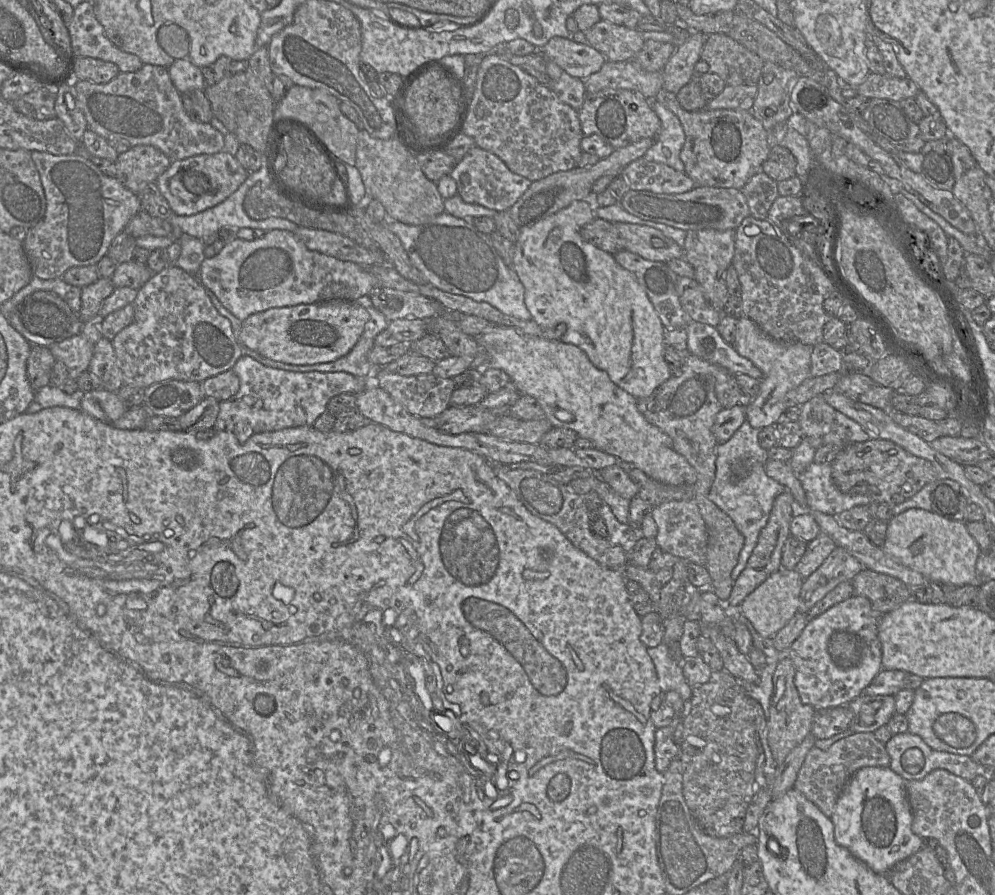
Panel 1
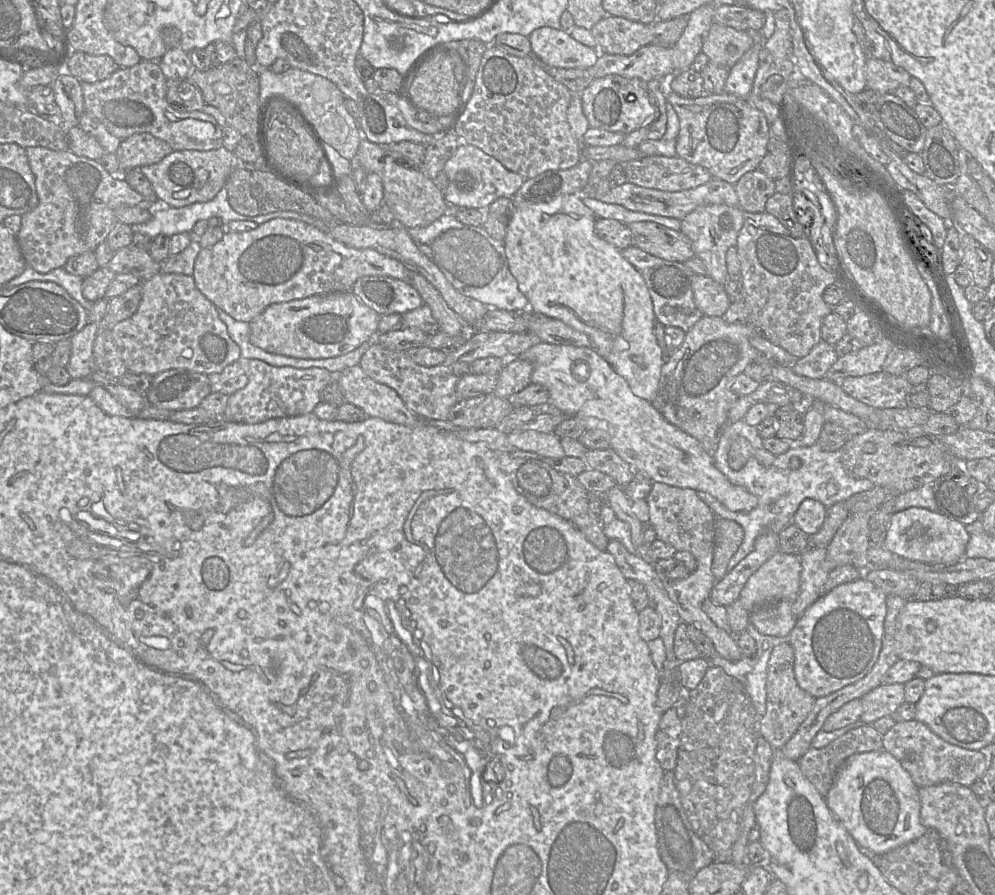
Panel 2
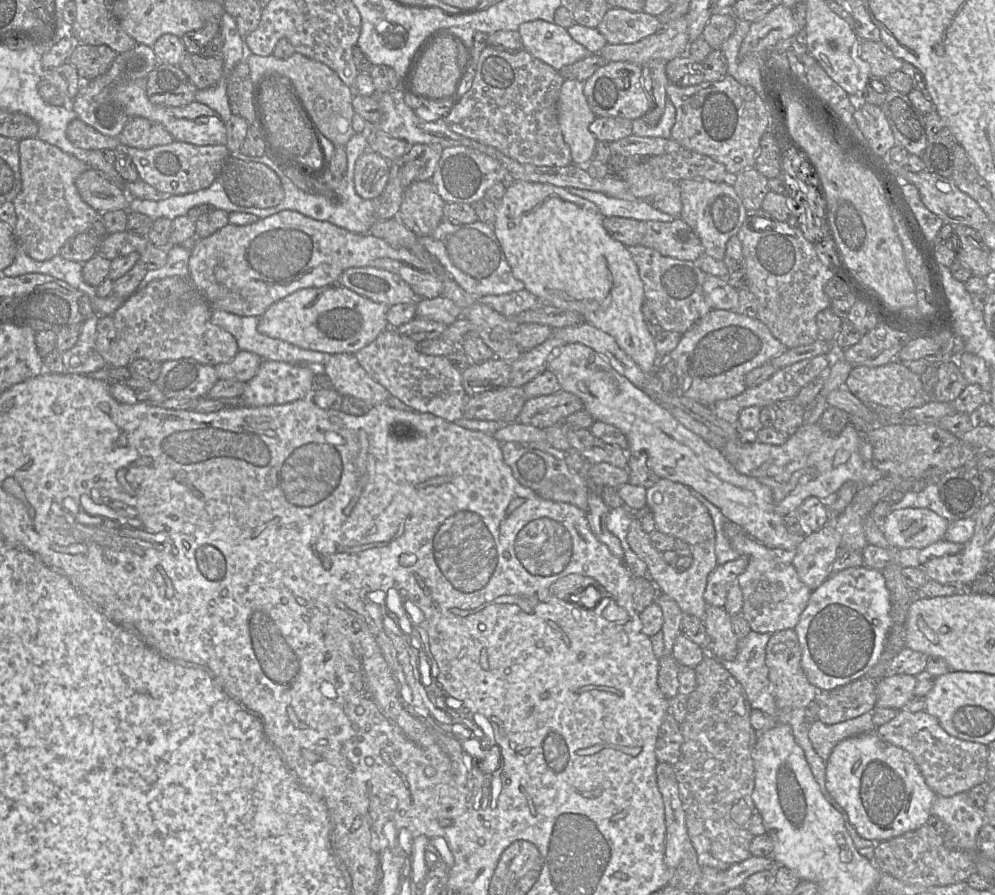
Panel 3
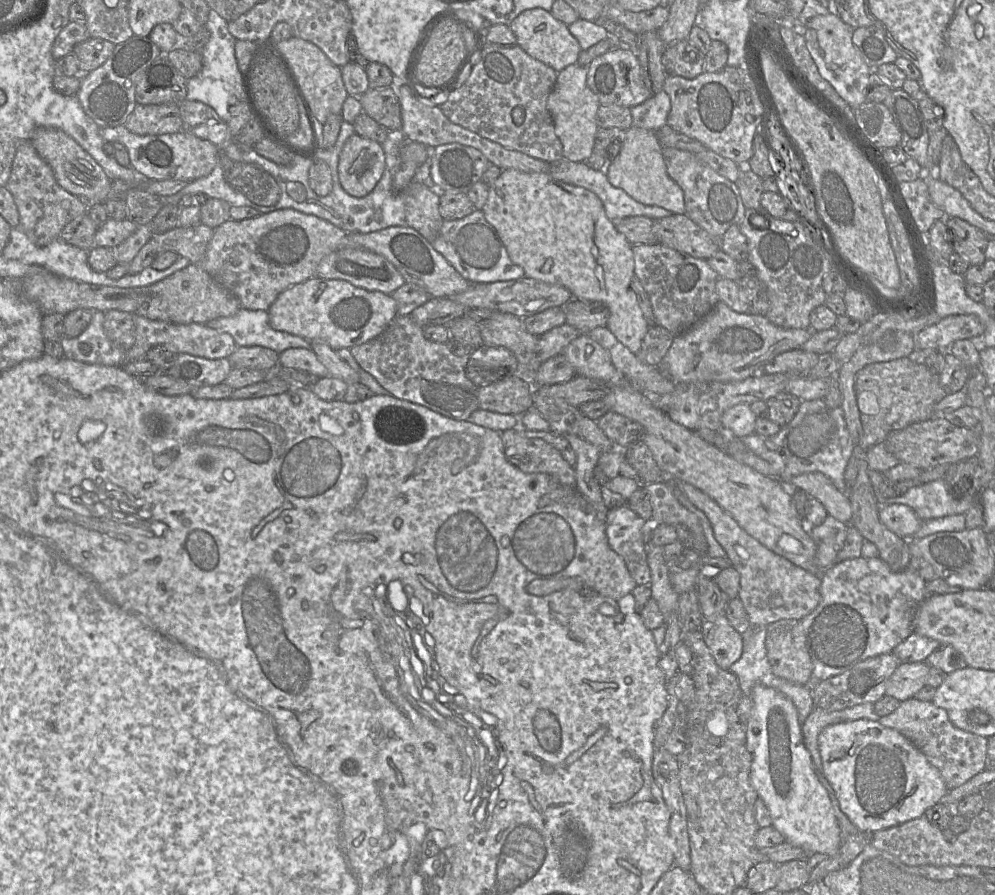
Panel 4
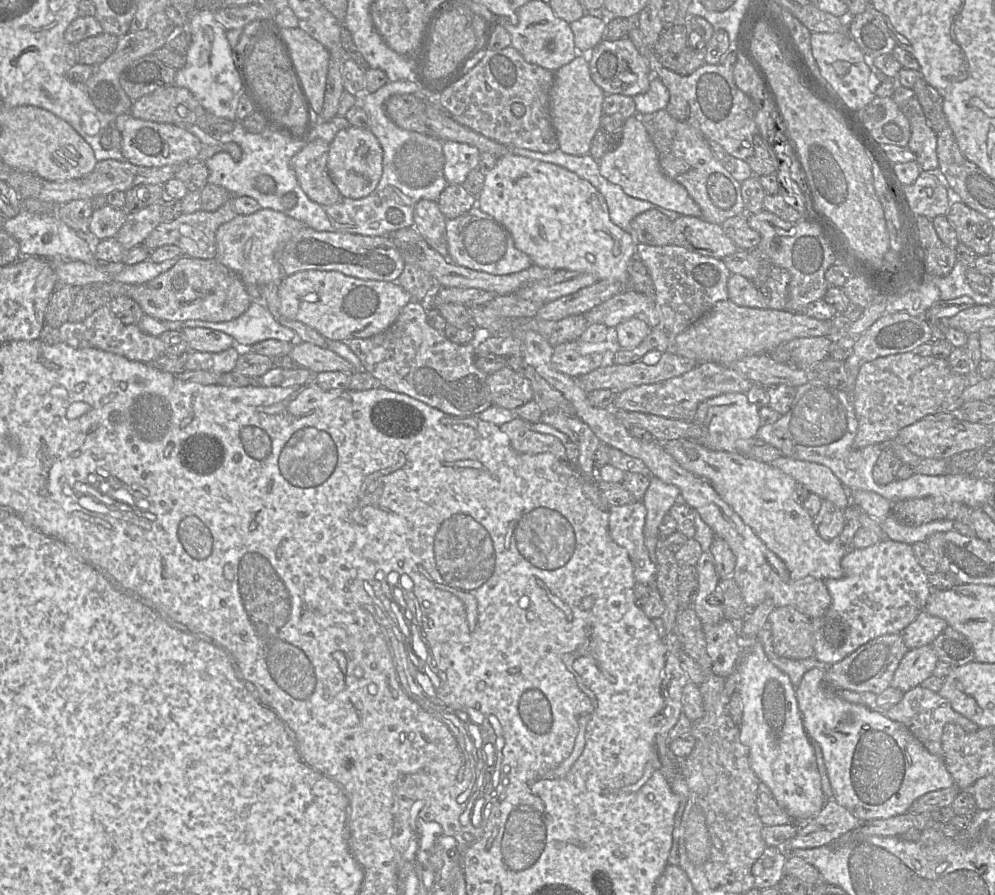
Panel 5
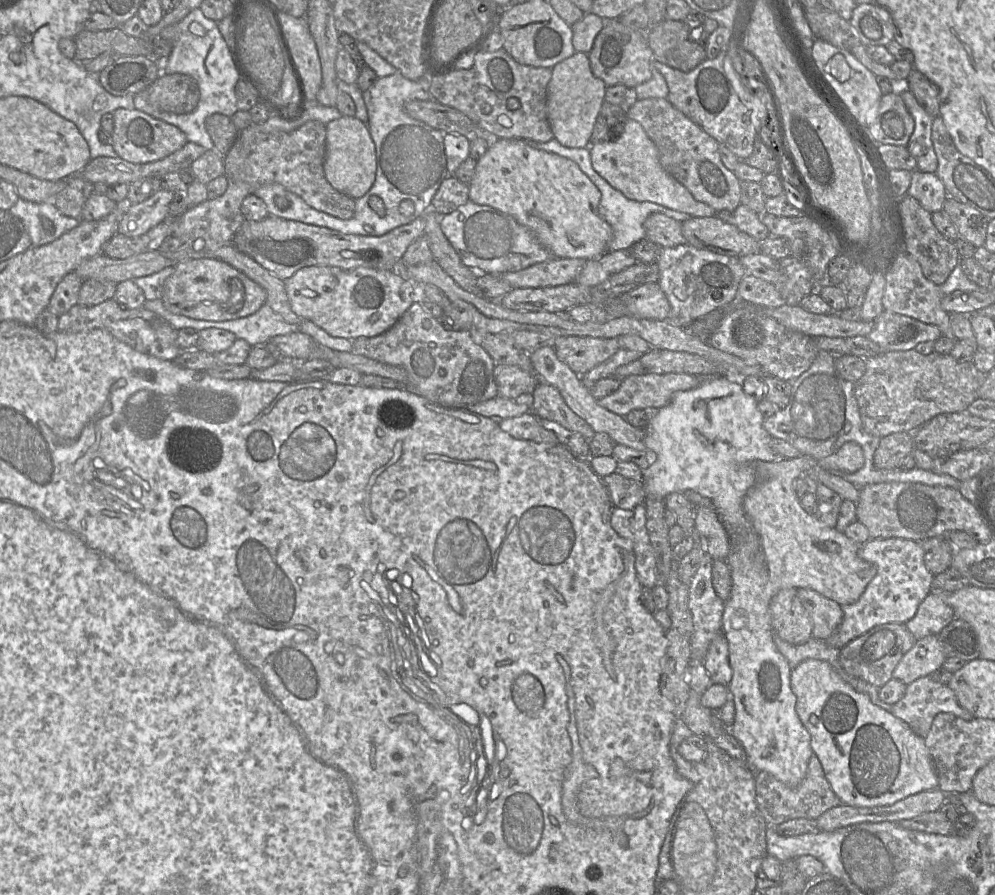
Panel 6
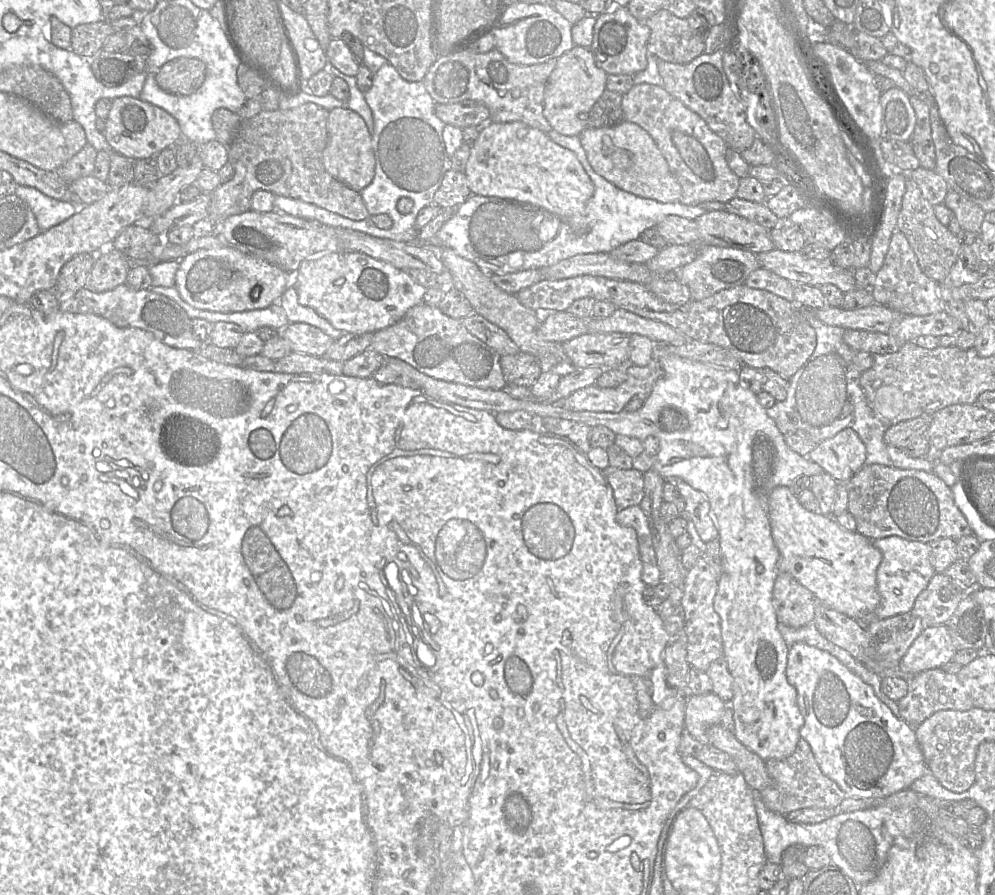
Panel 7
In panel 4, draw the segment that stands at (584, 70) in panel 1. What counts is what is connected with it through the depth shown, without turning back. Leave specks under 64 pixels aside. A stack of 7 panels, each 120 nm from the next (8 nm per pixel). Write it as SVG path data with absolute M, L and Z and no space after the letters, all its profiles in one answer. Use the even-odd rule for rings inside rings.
M542 8L525 10L509 25L516 37L516 45L530 57L549 66L557 73L569 65L576 64L582 51L579 42L570 33L568 26Z

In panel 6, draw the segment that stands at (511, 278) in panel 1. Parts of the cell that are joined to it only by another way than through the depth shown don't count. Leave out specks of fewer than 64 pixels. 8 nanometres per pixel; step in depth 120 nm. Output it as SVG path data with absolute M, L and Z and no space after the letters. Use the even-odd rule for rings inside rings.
M471 200L453 212L441 216L440 225L463 264L476 272L496 275L518 272L552 257L534 233L512 216L490 206L478 205Z

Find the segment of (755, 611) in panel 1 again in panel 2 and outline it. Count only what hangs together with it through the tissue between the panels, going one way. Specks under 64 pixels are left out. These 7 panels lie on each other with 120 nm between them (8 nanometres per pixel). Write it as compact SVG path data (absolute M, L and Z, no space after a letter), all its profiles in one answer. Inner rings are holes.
M777 551L744 585L739 601L750 613L781 600L794 600L799 592L800 556Z

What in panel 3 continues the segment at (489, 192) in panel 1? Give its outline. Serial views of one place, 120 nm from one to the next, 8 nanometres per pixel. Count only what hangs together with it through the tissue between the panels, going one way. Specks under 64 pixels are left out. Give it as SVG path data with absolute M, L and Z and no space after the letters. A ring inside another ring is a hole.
M460 145L444 148L441 158L430 181L436 187L438 194L446 203L473 204L481 198L485 197L486 191L495 183L509 183L512 181L512 179L508 170L497 160L474 149Z

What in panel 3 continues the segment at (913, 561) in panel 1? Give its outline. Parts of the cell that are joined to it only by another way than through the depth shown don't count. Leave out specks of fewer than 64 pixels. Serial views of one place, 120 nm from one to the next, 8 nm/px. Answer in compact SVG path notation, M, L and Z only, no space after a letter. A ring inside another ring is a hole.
M928 508L891 511L883 524L891 547L925 548L945 538L950 522Z

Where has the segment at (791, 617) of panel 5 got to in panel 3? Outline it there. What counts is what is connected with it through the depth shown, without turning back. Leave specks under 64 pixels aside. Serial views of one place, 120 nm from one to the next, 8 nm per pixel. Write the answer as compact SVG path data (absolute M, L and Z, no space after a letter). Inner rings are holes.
M795 629L771 634L766 646L766 665L779 708L808 708L819 696L819 690L809 682L801 666L802 650Z

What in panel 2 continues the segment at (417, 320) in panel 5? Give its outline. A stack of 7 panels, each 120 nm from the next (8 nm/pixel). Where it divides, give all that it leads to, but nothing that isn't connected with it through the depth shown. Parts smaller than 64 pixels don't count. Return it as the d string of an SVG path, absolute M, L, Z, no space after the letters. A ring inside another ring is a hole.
M377 342L370 346L362 355L359 366L373 380L395 390L410 411L425 419L448 420L451 408L459 401L456 394L456 386L459 378L452 372L451 367L444 364L422 366L415 363L407 352L393 351L383 347Z

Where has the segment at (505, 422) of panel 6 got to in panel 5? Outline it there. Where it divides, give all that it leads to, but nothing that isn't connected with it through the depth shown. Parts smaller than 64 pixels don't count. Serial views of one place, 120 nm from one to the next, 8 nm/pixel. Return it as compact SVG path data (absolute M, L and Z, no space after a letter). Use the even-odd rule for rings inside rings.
M515 417L499 428L509 437L512 448L519 453L551 453L561 460L567 459L565 447L558 438L536 432L530 424L520 417Z

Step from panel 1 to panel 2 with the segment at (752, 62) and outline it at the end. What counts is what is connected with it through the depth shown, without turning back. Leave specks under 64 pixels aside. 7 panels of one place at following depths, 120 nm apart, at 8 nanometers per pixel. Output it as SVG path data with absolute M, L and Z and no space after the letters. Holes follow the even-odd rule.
M712 23L702 45L702 52L710 61L728 69L732 68L756 41L763 41L759 31L737 30Z

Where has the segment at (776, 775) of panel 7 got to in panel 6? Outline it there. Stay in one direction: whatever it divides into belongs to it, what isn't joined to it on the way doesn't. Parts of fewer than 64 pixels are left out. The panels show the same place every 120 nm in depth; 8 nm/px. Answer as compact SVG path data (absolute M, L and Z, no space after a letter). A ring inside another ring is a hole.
M812 754L805 778L796 787L790 787L766 771L755 771L756 802L768 825L779 825L795 818L817 819L827 810L841 804L826 779L819 758Z

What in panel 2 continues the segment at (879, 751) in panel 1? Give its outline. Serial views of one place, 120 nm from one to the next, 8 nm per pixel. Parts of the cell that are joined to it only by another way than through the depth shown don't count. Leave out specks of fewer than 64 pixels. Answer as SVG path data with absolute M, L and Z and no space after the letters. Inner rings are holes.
M863 725L848 731L824 748L810 747L798 763L804 776L826 798L838 771L850 756L882 749L882 735L873 725Z

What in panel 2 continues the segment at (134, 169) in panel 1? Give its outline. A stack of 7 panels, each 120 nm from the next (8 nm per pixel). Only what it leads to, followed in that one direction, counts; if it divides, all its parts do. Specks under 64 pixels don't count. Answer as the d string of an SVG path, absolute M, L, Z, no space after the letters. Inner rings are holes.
M150 133L132 135L120 142L116 152L120 175L131 169L158 163L172 151L167 142Z

